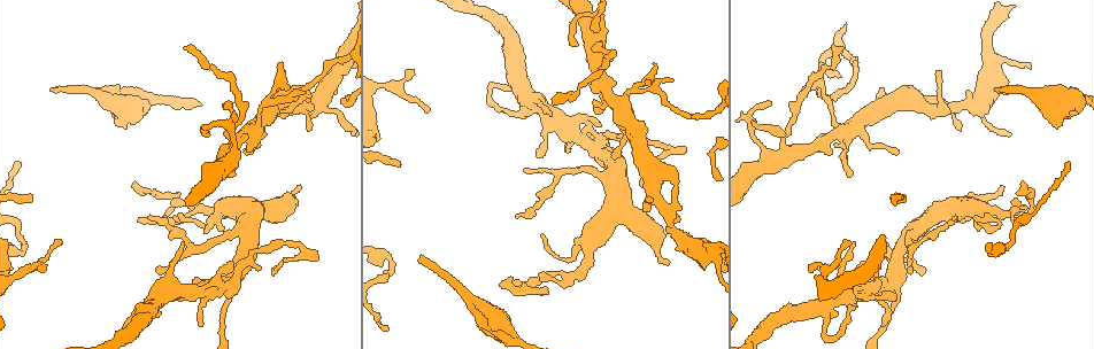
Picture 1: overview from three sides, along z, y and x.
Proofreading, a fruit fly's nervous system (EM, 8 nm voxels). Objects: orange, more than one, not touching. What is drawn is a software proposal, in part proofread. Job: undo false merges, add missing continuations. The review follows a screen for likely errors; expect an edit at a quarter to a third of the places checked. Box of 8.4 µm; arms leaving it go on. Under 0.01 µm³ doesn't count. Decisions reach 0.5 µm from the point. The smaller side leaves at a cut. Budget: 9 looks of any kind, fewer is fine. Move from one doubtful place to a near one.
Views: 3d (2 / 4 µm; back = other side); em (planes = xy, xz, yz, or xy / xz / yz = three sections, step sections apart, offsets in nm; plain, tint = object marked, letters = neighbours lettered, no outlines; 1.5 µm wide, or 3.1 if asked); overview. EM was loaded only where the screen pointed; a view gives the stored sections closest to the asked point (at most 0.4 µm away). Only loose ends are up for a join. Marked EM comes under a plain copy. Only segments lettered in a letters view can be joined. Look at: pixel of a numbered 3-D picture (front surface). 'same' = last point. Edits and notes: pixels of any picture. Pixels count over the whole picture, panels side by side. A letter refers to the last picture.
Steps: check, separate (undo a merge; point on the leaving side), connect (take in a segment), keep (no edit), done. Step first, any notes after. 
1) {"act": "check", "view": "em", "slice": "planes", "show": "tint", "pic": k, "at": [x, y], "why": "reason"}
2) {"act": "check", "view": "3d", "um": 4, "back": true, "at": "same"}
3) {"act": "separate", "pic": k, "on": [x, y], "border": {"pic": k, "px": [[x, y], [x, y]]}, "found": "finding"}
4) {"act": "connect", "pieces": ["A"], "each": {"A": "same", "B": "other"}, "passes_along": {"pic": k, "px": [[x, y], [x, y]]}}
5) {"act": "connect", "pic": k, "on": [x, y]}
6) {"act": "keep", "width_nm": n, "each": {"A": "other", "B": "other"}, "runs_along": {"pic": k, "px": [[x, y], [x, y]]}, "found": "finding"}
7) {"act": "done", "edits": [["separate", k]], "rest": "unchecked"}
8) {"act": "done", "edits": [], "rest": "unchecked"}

{"act": "check", "view": "em", "slice": "yz", "step": 4, "show": "letters", "pic": 1, "at": [1023, 181], "why": "branch stops here"}

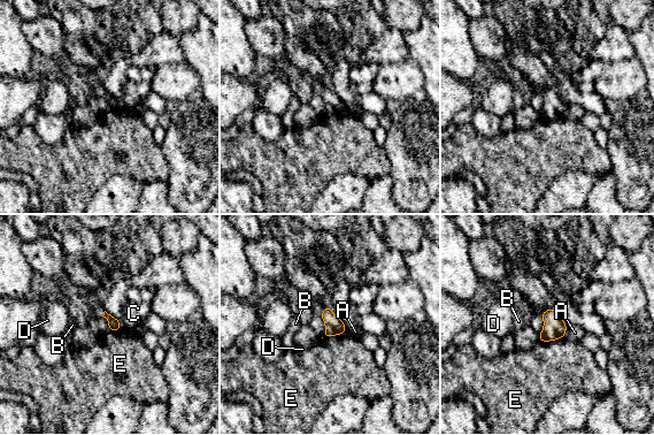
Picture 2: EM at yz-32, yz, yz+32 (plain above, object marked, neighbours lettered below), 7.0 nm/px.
{"act": "keep", "each": {"A": "other", "B": "other", "C": "other", "D": "other", "E": "other"}, "border": {"pic": 2, "px": [[117, 319], [122, 328]]}, "found": "none of them fits"}

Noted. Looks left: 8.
{"act": "check", "view": "3d", "um": 4, "pic": 1, "at": [286, 202], "why": "thick turns thin"}

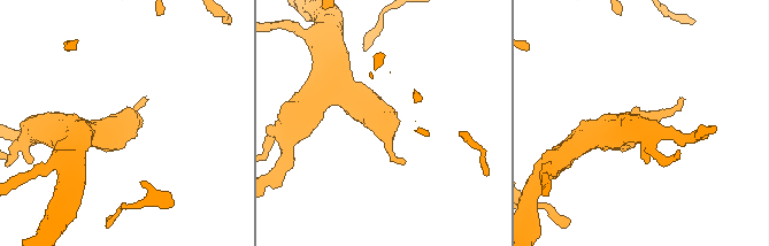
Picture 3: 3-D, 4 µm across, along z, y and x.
{"act": "check", "view": "em", "slice": "planes", "show": "letters", "pic": 3, "at": [124, 124], "why": "now the EM"}

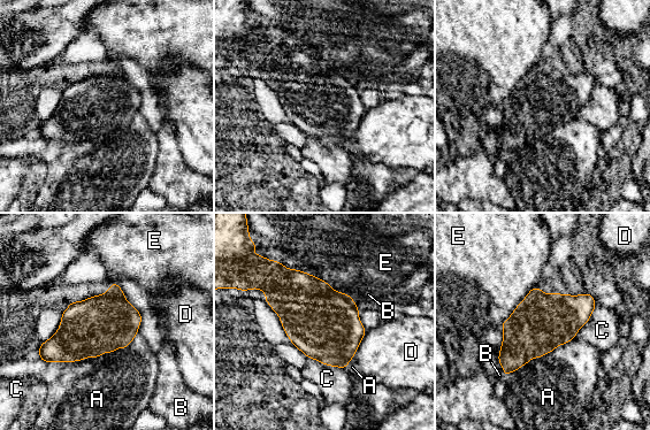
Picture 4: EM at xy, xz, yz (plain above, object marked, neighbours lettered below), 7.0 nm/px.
{"act": "keep", "each": {"A": "other", "B": "other", "C": "other", "D": "other", "E": "other"}, "border": {"pic": 4, "px": [[134, 338], [98, 356], [38, 358]]}, "found": "continuous, no second cell"}

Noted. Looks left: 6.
{"act": "check", "view": "3d", "um": 2, "pic": 1, "at": [597, 53], "why": "four arms meet"}

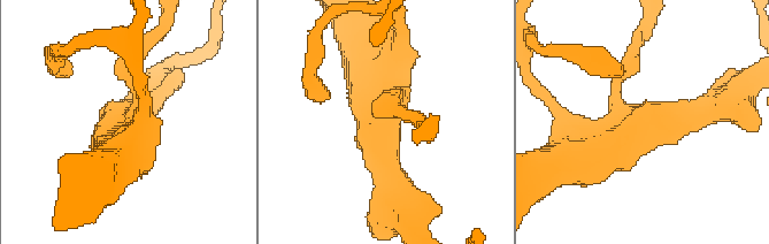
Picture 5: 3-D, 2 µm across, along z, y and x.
{"act": "check", "view": "em", "slice": "xz", "step": 4, "show": "tint", "pic": 5, "at": [636, 118], "arms": 4, "why": "need the tissue"}

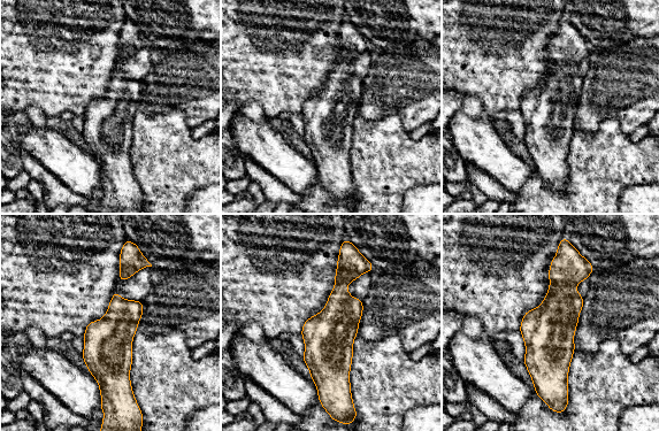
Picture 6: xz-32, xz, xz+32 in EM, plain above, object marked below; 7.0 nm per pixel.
{"act": "check", "view": "em", "slice": "planes", "show": "letters", "at": "same"}

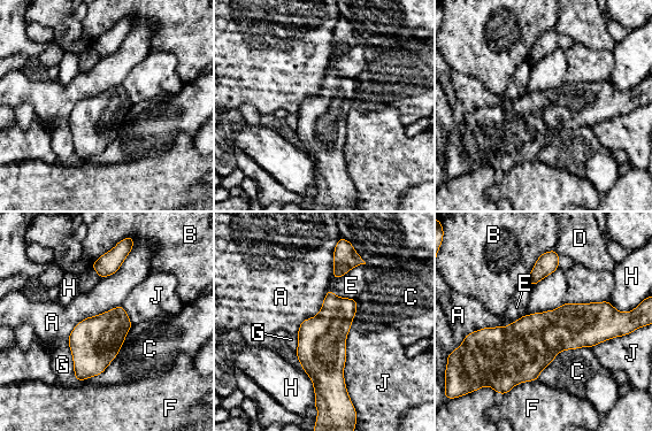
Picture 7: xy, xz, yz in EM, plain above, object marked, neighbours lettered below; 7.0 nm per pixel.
{"act": "keep", "width_nm": 340, "each": {"A": "other", "B": "other", "C": "other", "D": "other", "E": "other", "F": "other", "G": "other", "H": "other", "J": "other"}, "border": {"pic": 7, "px": [[121, 305], [84, 317], [67, 338]]}, "found": "all the same cell"}

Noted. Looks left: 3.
{"act": "check", "view": "3d", "um": 4, "pic": 1, "at": [826, 274], "why": "thick turns thin"}

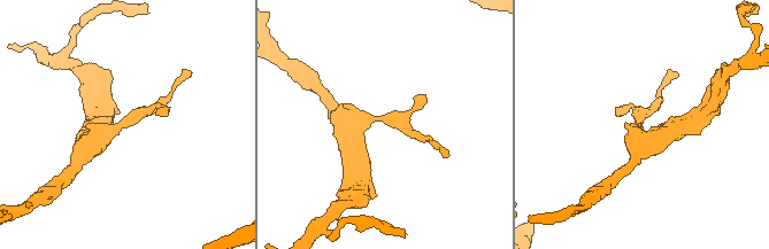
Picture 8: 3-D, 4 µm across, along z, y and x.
{"act": "check", "view": "em", "slice": "yz", "step": 8, "show": "tint", "pic": 8, "at": [383, 120]}

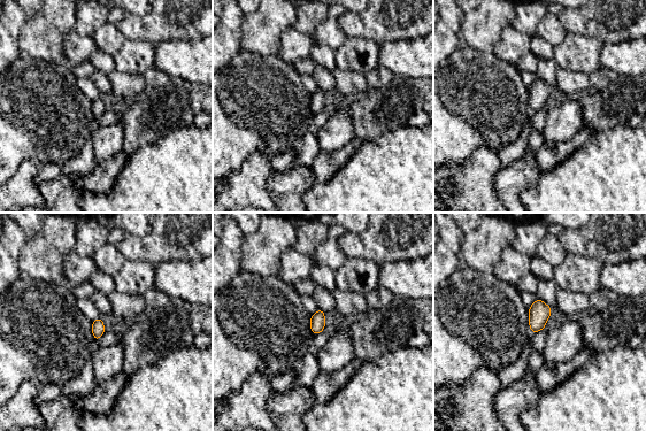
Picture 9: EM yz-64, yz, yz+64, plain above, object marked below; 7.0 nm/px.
{"act": "check", "view": "em", "slice": "planes", "show": "letters", "at": "same"}

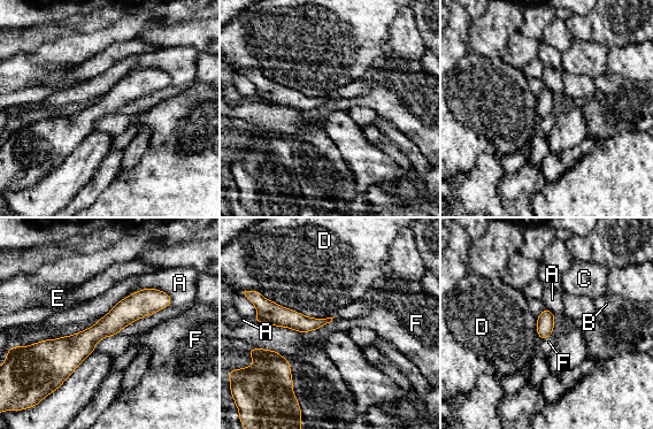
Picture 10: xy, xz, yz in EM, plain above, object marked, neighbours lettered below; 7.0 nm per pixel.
{"act": "keep", "width_nm": 70, "each": {"A": "other", "B": "other", "C": "other", "D": "other", "E": "other", "F": "other"}, "found": "all the same cell"}

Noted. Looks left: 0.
{"act": "done", "edits": [], "rest": "unchecked"}

